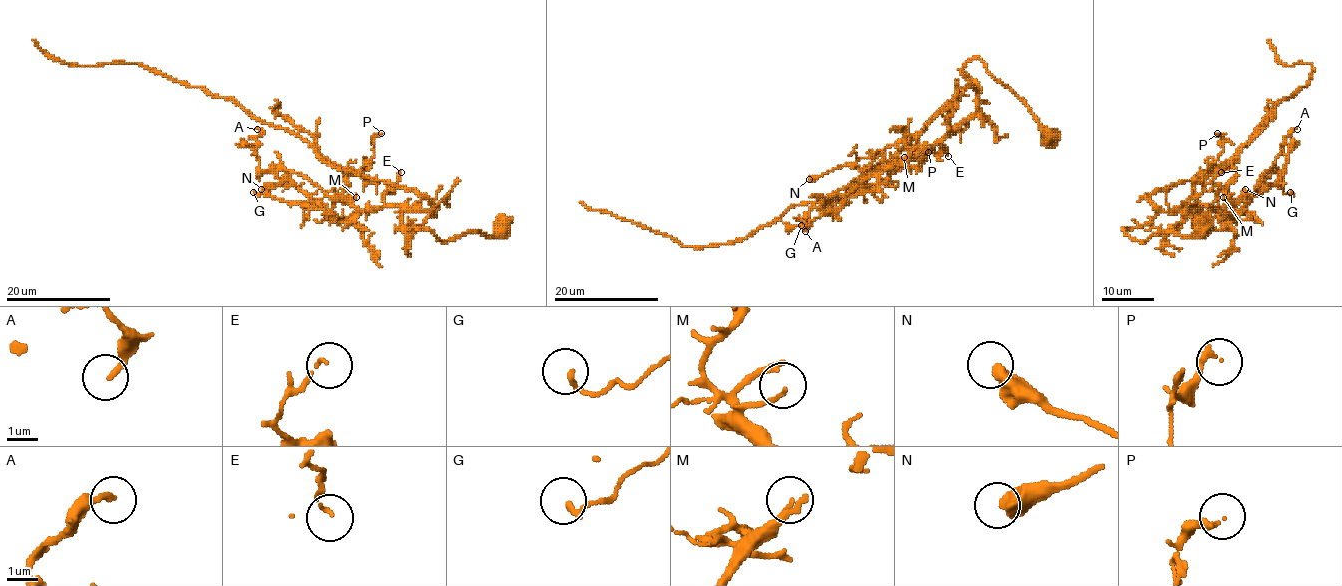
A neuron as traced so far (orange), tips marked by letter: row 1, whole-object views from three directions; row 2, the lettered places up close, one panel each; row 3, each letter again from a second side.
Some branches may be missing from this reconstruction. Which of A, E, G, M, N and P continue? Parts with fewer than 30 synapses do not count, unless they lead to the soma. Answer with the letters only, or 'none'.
none

